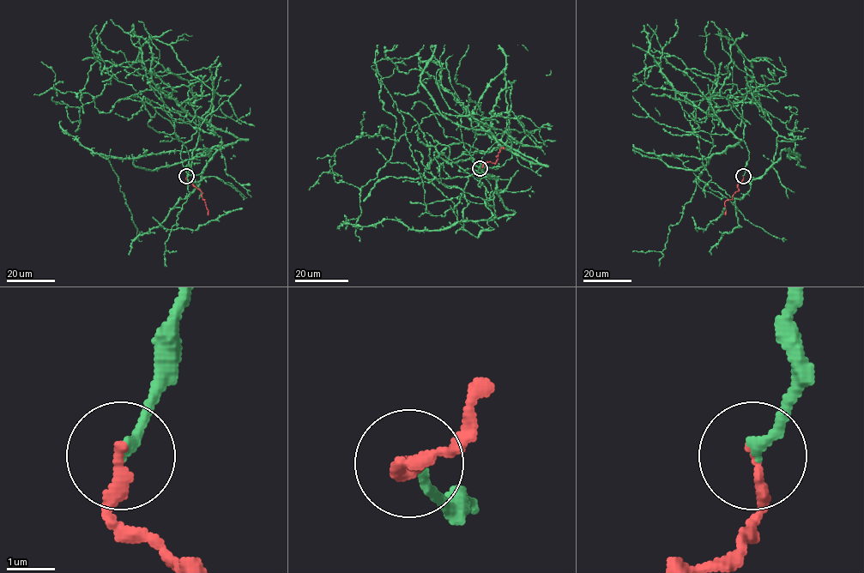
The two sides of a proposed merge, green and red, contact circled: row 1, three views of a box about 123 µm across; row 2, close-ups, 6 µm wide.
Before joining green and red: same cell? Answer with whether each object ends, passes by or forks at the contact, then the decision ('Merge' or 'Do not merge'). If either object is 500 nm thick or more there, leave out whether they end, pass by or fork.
At the ring green ends. At the ring red ends. Merge

